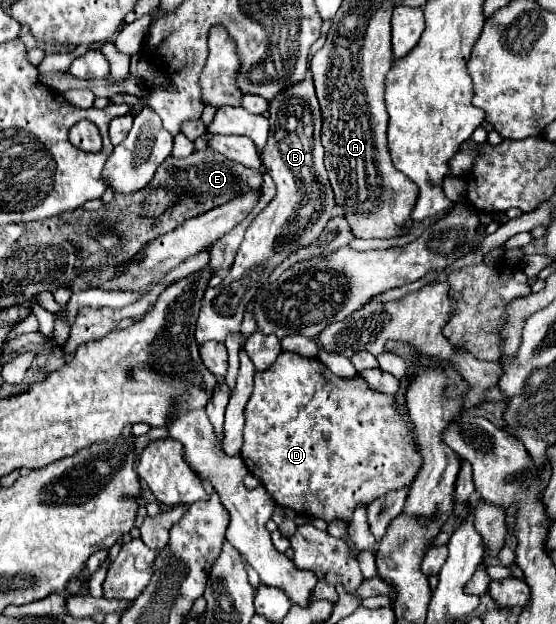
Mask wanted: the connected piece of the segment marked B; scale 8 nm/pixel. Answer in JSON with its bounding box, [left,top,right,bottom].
[195,72,335,344]

